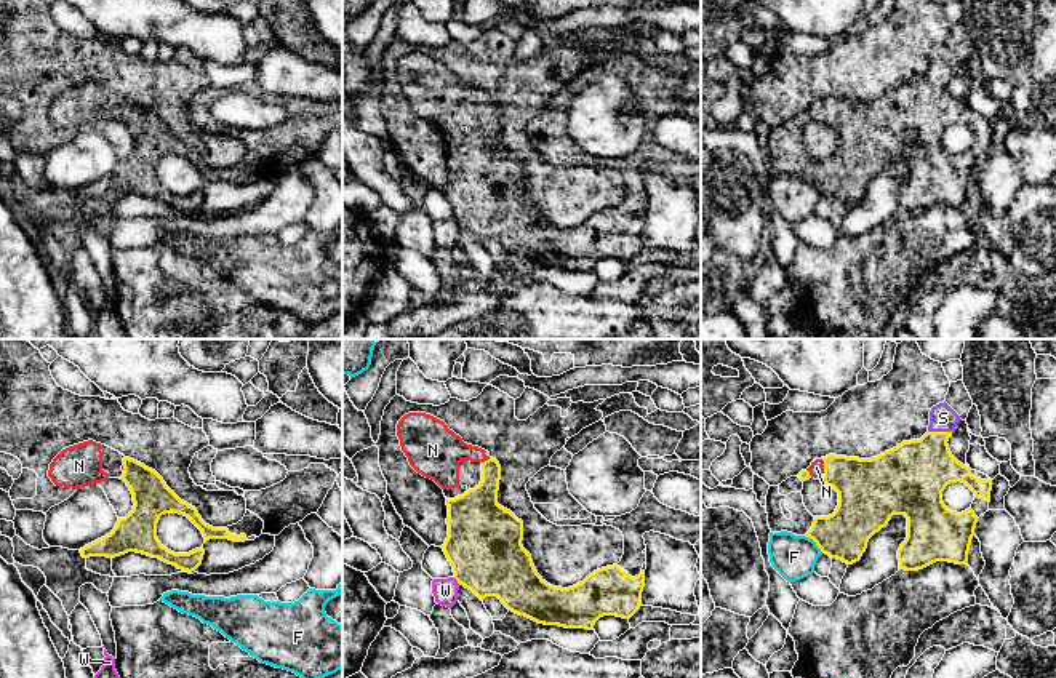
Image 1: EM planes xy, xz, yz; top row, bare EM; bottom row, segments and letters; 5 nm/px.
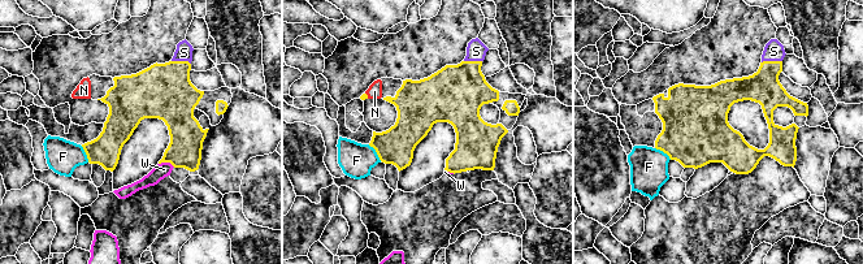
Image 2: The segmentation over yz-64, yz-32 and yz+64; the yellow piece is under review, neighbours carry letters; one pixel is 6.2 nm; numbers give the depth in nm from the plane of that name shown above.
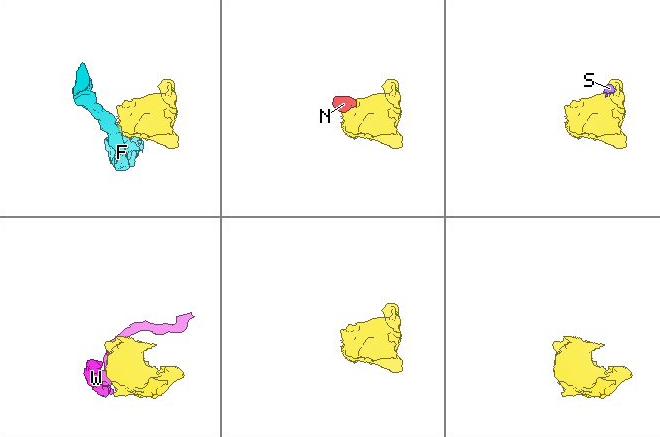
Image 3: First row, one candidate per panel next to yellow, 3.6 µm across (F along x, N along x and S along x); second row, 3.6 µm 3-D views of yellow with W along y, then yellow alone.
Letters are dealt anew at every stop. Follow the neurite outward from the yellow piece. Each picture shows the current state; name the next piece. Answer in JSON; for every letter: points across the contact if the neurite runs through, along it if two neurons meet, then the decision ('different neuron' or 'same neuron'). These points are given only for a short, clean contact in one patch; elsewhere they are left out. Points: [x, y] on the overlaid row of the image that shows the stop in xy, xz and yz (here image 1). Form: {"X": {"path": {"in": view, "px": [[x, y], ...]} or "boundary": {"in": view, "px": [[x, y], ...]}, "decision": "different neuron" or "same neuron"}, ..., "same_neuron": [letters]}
{"F": {"boundary": {"in": "yz", "px": [[805, 534], [823, 552]]}, "decision": "different neuron"}, "N": {"path": {"in": "yz", "px": [[868, 490], [832, 466], [824, 466], [816, 467]]}, "decision": "same neuron"}, "S": {"decision": "same neuron"}, "W": {"decision": "different neuron"}, "same_neuron": ["N", "S"]}

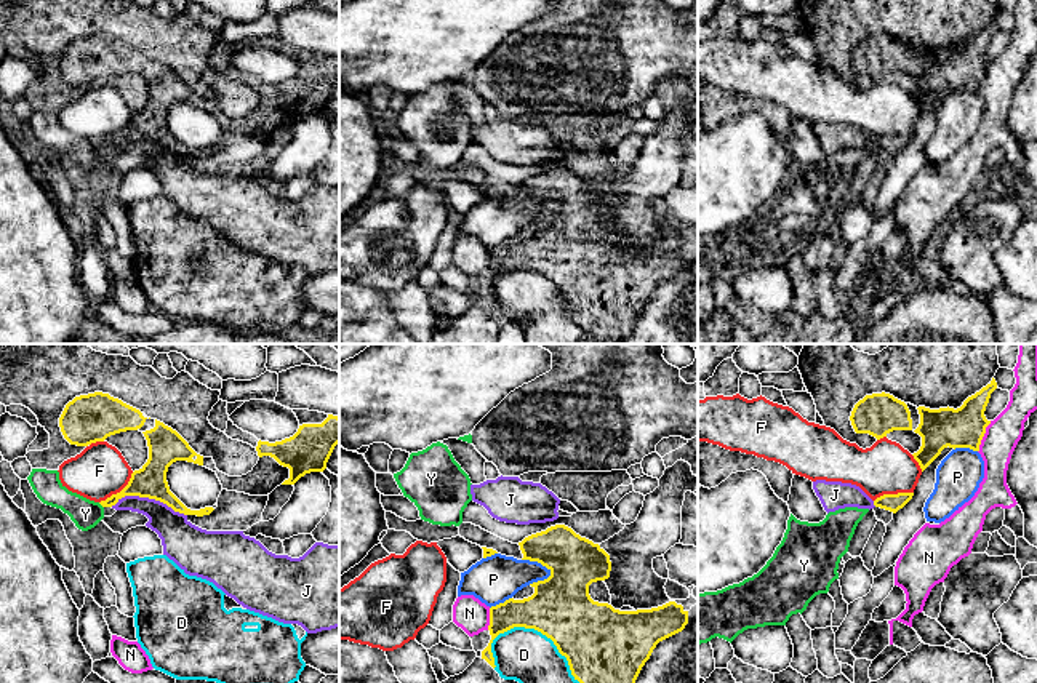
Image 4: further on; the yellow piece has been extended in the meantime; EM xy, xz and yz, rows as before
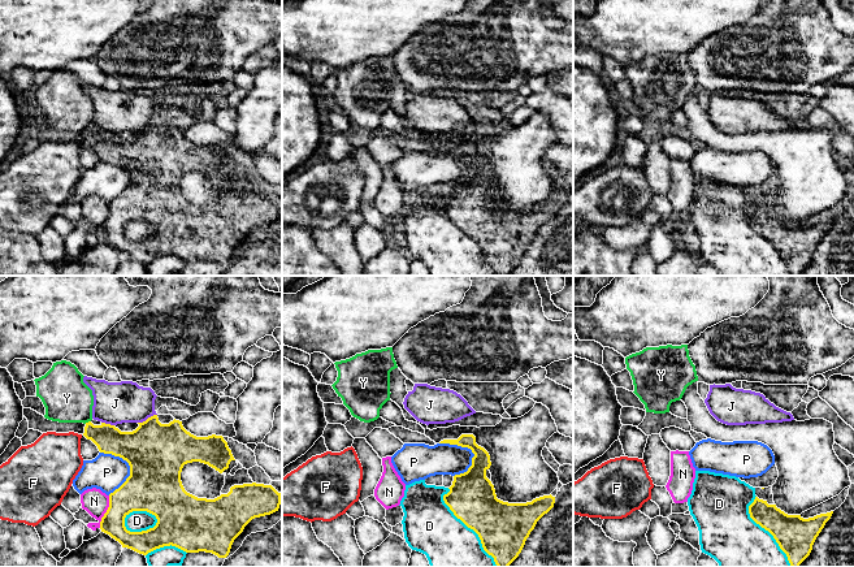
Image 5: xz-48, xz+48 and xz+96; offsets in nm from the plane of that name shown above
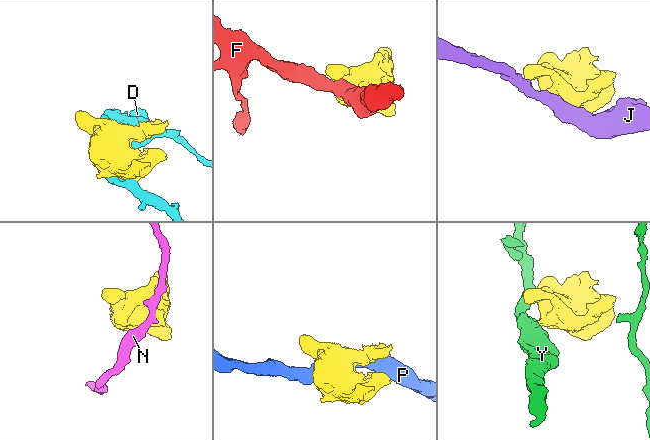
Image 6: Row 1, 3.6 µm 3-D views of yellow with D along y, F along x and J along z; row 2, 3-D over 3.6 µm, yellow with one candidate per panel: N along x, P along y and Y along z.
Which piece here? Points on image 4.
{"D": {"decision": "different neuron"}, "F": {"boundary": {"in": "xy", "px": [[133, 472], [119, 491], [100, 503]]}, "decision": "different neuron"}, "J": {"boundary": {"in": "xy", "px": [[111, 506], [125, 496], [148, 496], [186, 515]]}, "decision": "different neuron"}, "N": {"decision": "different neuron"}, "P": {"decision": "different neuron"}, "Y": {"boundary": {"in": "xy", "px": [[98, 503], [103, 507]]}, "decision": "different neuron"}, "same_neuron": []}

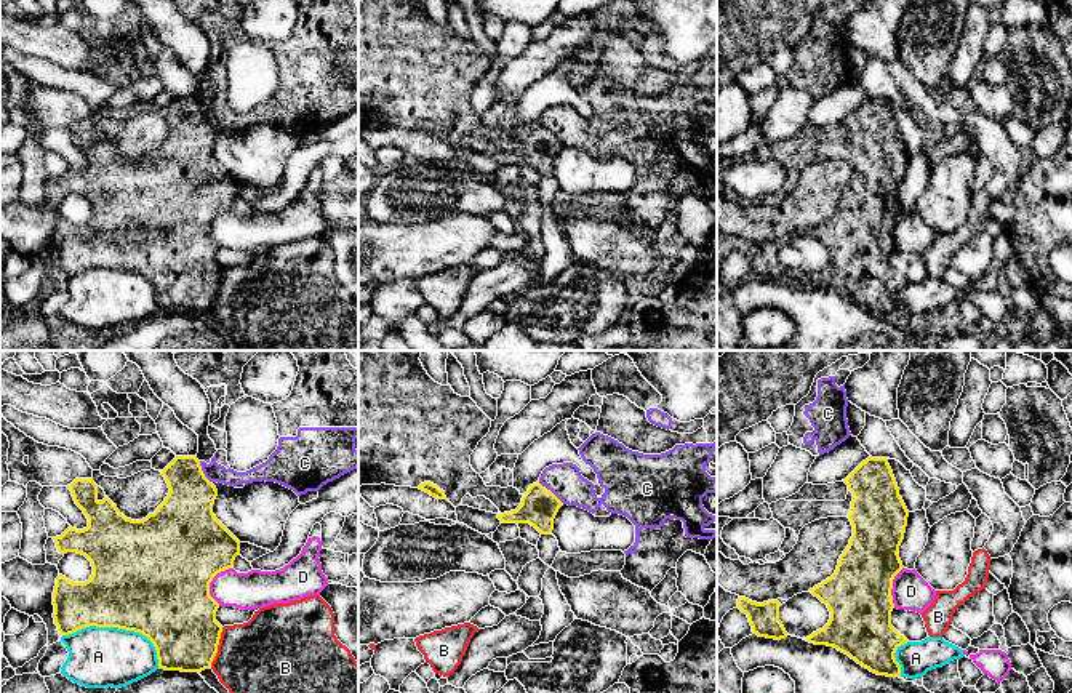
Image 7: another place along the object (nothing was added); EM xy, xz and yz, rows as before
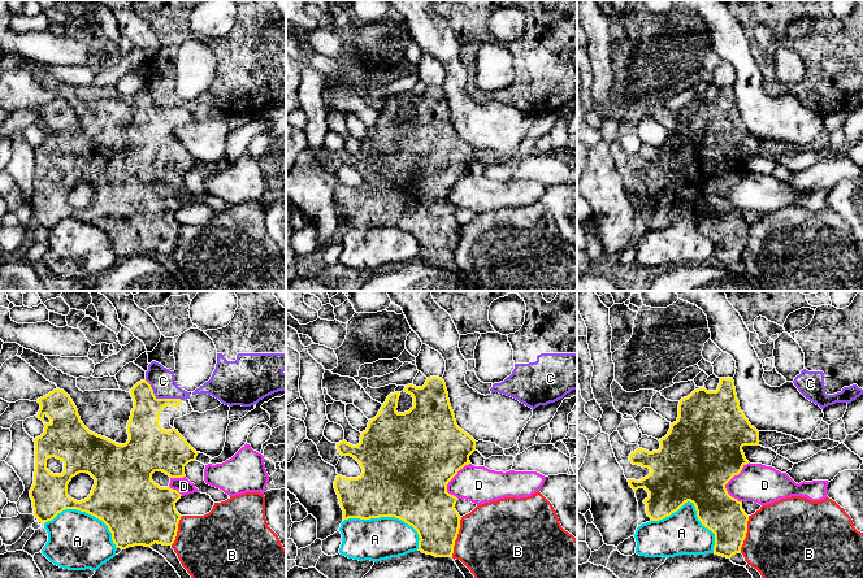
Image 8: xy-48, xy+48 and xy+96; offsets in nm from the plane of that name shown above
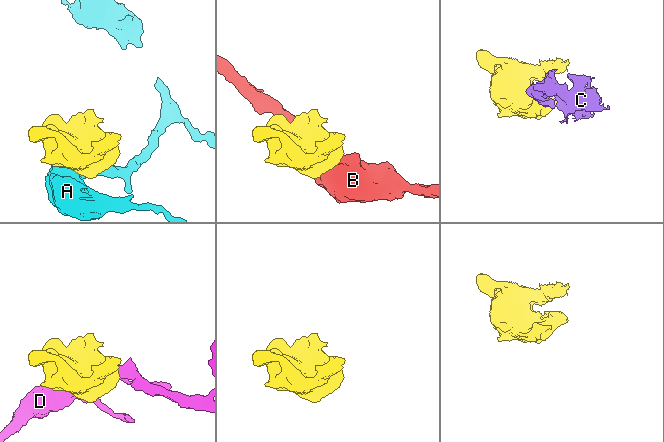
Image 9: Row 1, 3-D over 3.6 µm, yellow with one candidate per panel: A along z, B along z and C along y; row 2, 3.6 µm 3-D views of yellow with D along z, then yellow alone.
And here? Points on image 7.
{"A": {"decision": "different neuron"}, "B": {"decision": "different neuron"}, "C": {"boundary": {"in": "xz", "px": [[538, 482], [564, 503]]}, "decision": "different neuron"}, "D": {"decision": "different neuron"}, "same_neuron": []}

